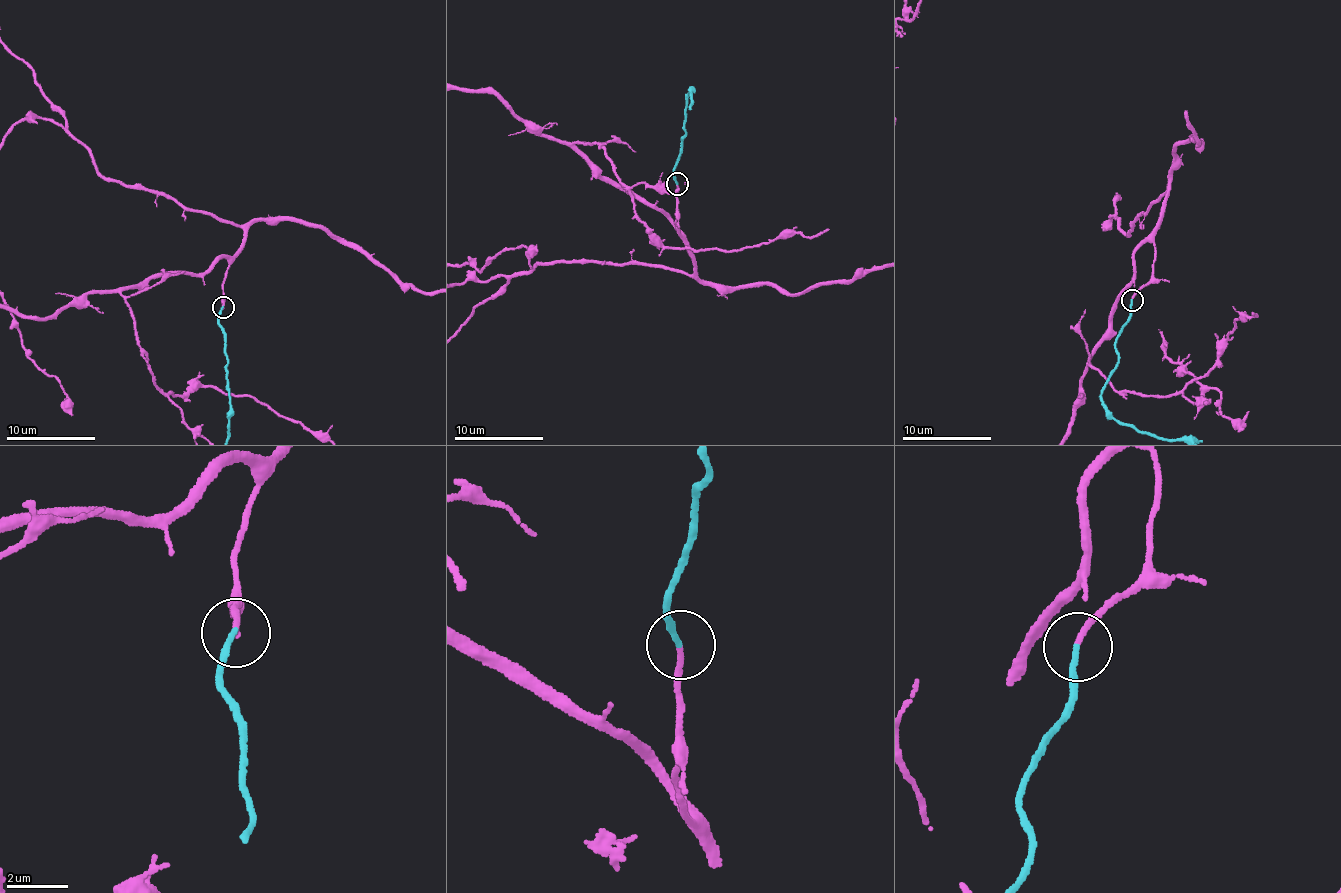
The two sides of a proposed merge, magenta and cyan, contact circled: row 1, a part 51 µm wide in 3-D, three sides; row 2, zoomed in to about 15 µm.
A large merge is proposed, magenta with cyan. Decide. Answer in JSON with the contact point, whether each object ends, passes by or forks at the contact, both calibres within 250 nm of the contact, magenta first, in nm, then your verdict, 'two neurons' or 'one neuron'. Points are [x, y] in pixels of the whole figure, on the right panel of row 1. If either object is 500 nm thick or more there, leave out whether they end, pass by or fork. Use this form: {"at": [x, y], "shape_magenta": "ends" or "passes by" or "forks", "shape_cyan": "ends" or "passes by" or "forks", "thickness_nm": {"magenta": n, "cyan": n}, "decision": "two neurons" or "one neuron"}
{"at": [1132, 300], "shape_magenta": "ends", "shape_cyan": "ends", "thickness_nm": {"magenta": 170, "cyan": 170}, "decision": "one neuron"}

